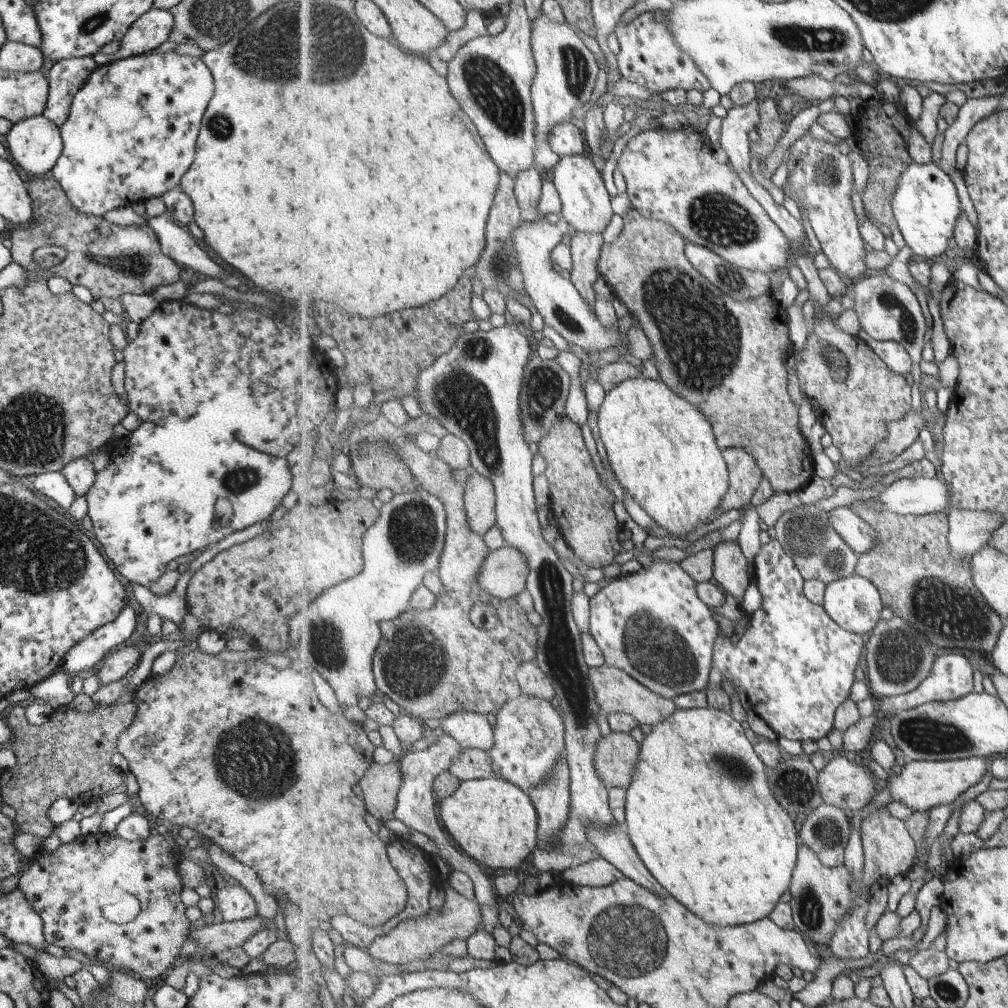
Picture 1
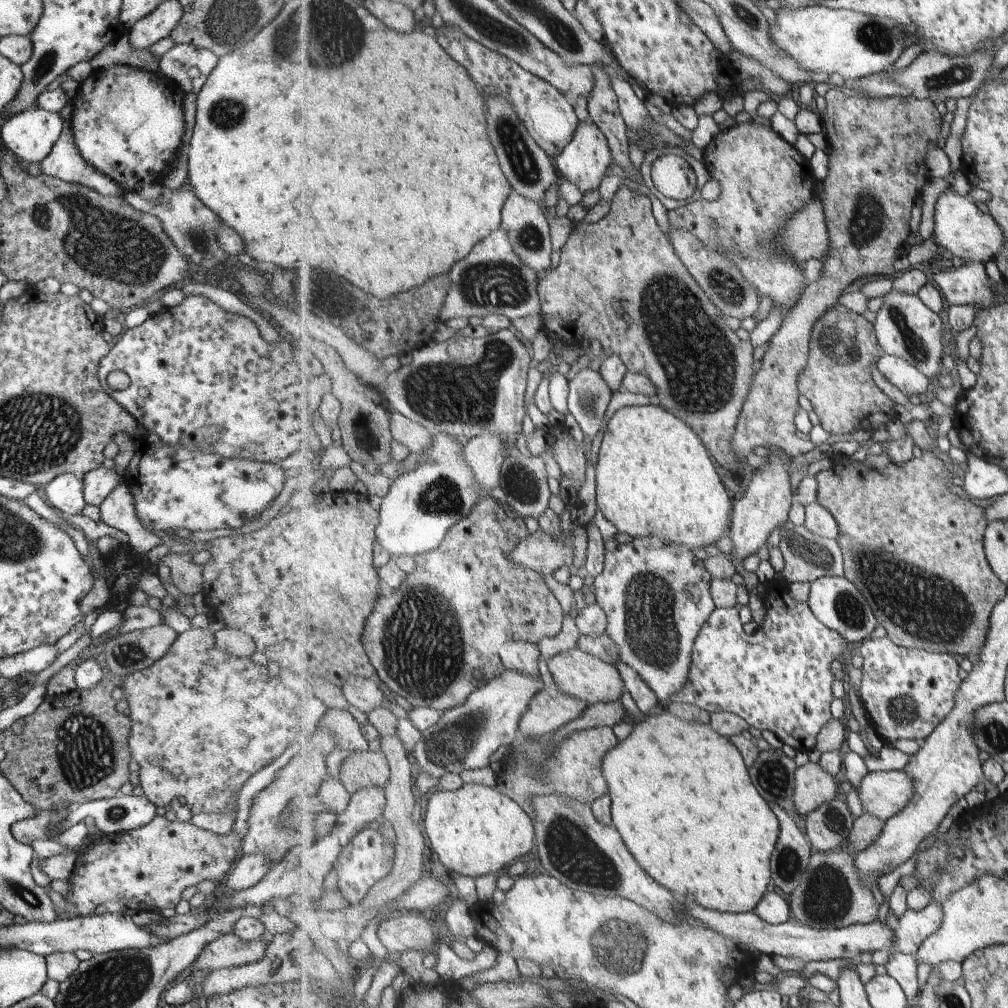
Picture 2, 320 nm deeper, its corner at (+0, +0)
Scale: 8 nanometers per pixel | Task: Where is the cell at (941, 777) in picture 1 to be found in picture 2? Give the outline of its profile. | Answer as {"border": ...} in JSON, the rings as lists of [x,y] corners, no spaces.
{"border":[[[905,770],[870,772],[862,778],[861,784],[855,788],[855,791],[859,796],[863,812],[882,821],[888,821],[898,815],[915,794],[914,781]]]}

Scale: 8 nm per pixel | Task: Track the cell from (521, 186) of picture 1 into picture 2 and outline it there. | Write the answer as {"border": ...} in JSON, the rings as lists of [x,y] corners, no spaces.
{"border":[[[513,190],[502,210],[501,228],[507,231],[519,258],[533,270],[543,272],[551,268],[553,262],[553,246],[551,232],[547,222],[547,212],[540,202],[527,198]]]}

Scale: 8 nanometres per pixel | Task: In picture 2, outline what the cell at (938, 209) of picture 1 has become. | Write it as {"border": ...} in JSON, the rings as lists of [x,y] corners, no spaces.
{"border":[[[947,191],[938,197],[935,204],[933,233],[935,242],[954,256],[983,264],[995,262],[1006,243],[1001,225],[990,212],[981,212],[981,208],[969,196],[961,197]]]}

